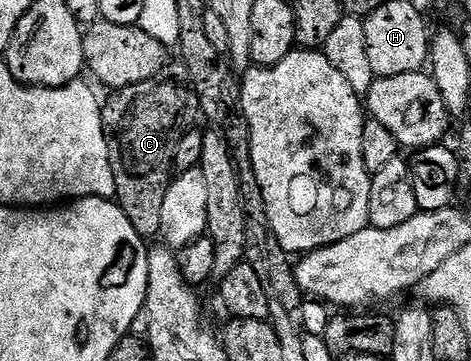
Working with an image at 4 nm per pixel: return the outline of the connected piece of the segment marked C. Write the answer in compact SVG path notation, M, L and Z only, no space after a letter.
M174 60L162 69L156 76L152 76L148 80L144 80L140 84L132 84L123 90L115 90L109 95L110 99L105 99L102 108L102 127L104 128L104 136L108 140L108 160L112 168L112 176L116 180L116 192L114 198L116 199L119 208L124 212L124 216L128 216L129 222L132 223L132 228L136 228L138 235L147 240L154 240L161 235L160 216L164 209L164 196L168 192L172 181L172 171L174 170L174 153L176 152L176 144L180 139L186 135L187 130L195 125L194 121L199 121L200 111L198 109L198 97L194 91L192 84L192 76L188 76L188 68L183 66L181 61Z

